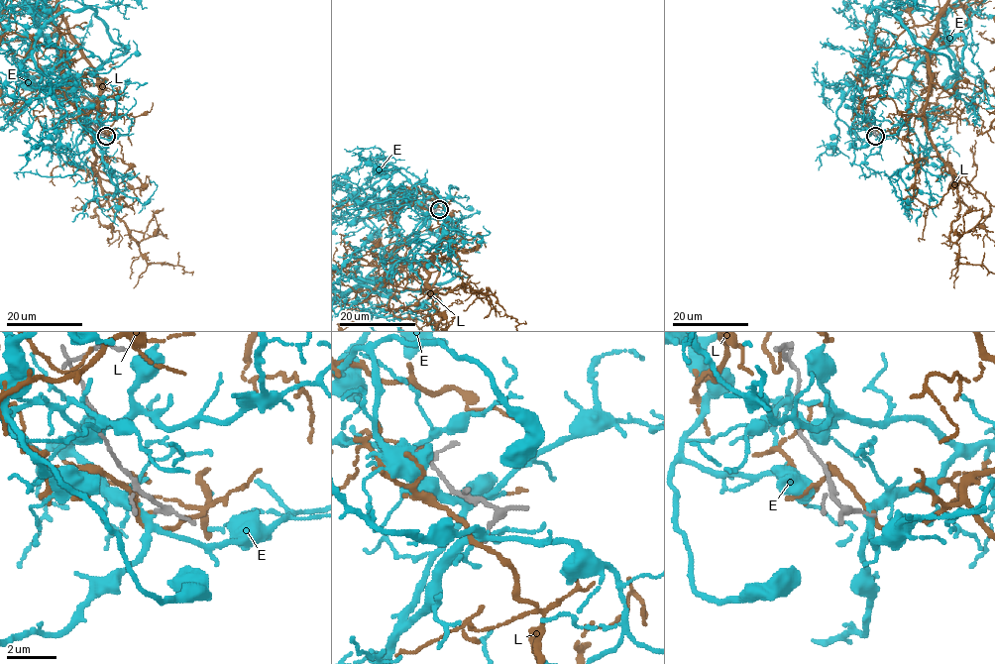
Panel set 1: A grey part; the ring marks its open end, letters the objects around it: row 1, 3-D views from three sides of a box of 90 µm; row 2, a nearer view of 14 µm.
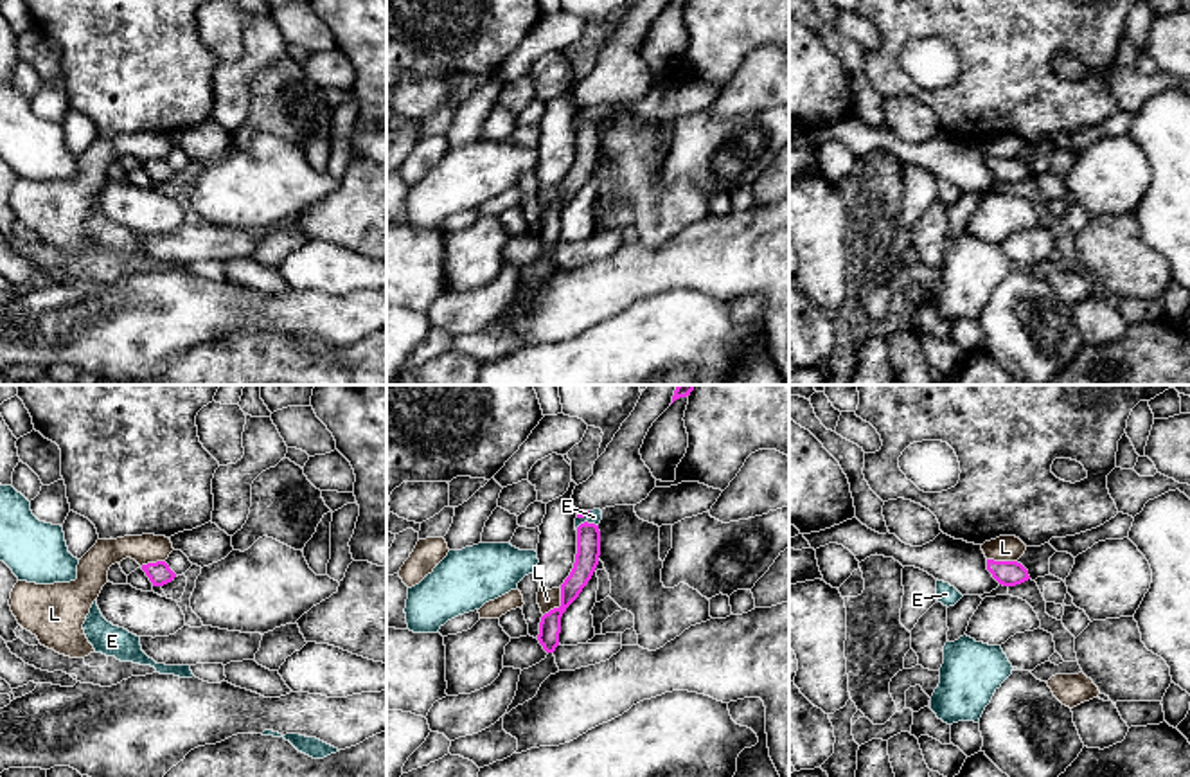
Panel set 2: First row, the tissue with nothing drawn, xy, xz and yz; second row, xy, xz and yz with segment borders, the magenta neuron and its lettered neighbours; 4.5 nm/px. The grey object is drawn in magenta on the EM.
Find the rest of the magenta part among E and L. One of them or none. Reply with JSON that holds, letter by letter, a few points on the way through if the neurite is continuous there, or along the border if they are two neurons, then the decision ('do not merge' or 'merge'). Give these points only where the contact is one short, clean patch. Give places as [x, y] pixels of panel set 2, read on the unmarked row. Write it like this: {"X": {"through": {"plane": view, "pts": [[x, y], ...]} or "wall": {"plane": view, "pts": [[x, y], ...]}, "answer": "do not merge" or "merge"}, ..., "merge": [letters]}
{"E": {"wall": {"plane": "xz", "pts": [[597, 123], [583, 119], [576, 126]]}, "answer": "do not merge"}, "L": {"wall": {"plane": "xz", "pts": [[561, 184], [561, 200], [543, 213]]}, "answer": "do not merge"}, "merge": []}

